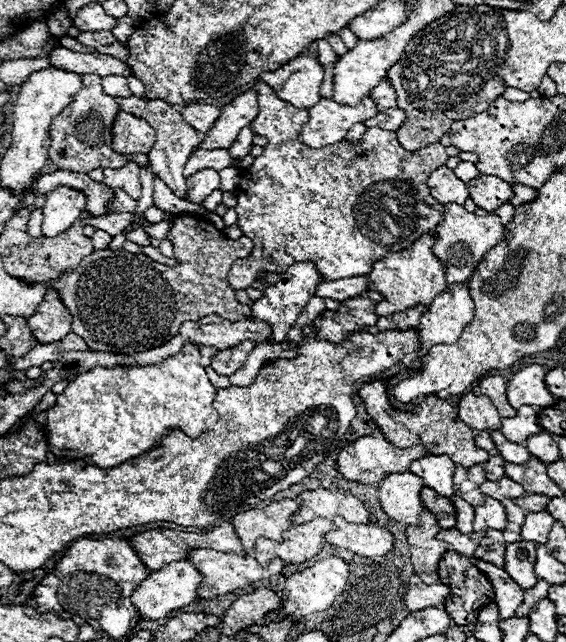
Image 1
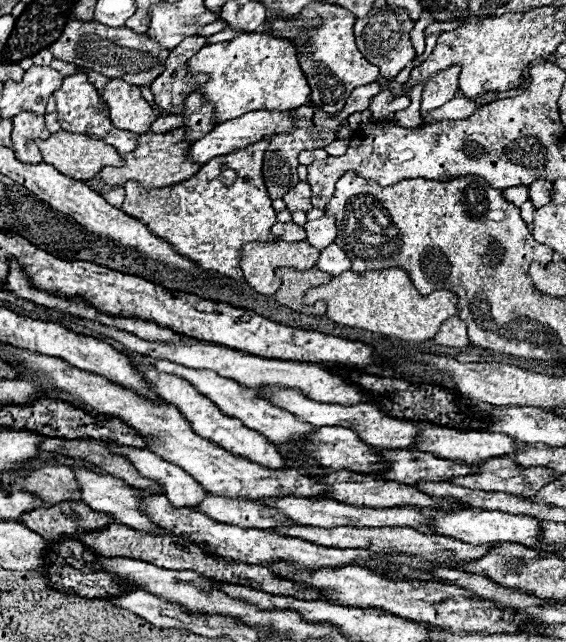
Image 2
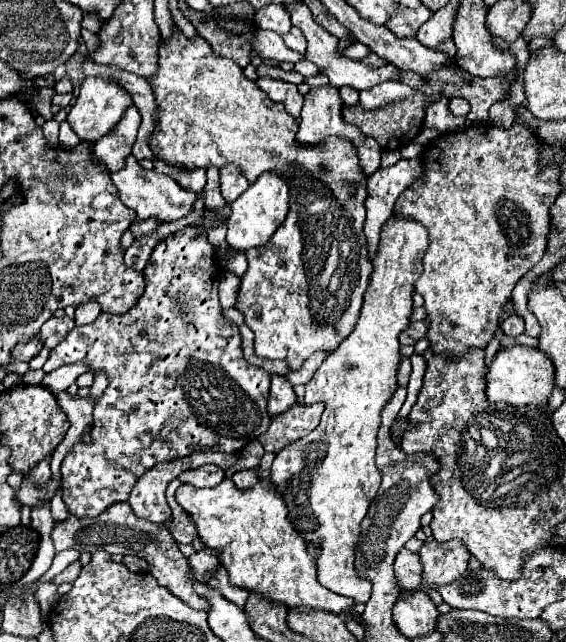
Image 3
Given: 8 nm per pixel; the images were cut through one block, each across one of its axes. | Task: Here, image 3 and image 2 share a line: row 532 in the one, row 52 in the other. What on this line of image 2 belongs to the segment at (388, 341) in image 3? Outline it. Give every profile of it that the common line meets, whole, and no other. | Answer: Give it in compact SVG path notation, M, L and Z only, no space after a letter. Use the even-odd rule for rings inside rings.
M314 2L292 20L284 22L280 18L274 18L268 24L270 34L288 38L296 46L300 56L300 66L312 88L310 102L326 114L336 114L338 110L342 110L346 104L346 98L354 88L372 84L378 80L378 68L366 62L366 58L356 50L354 32L352 32L354 20L356 18L346 8Z

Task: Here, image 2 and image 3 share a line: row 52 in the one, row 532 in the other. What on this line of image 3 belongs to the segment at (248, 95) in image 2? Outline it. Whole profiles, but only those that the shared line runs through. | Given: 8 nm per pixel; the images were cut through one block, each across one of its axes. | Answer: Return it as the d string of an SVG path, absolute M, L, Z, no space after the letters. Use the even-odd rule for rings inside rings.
M224 478L214 488L196 490L182 484L176 490L176 502L184 508L198 530L198 538L210 546L224 550L224 566L230 582L264 598L292 606L314 606L334 614L350 612L354 602L316 582L316 560L308 554L306 540L294 530L288 520L284 498L270 480L258 480L250 490L238 488L230 478Z

